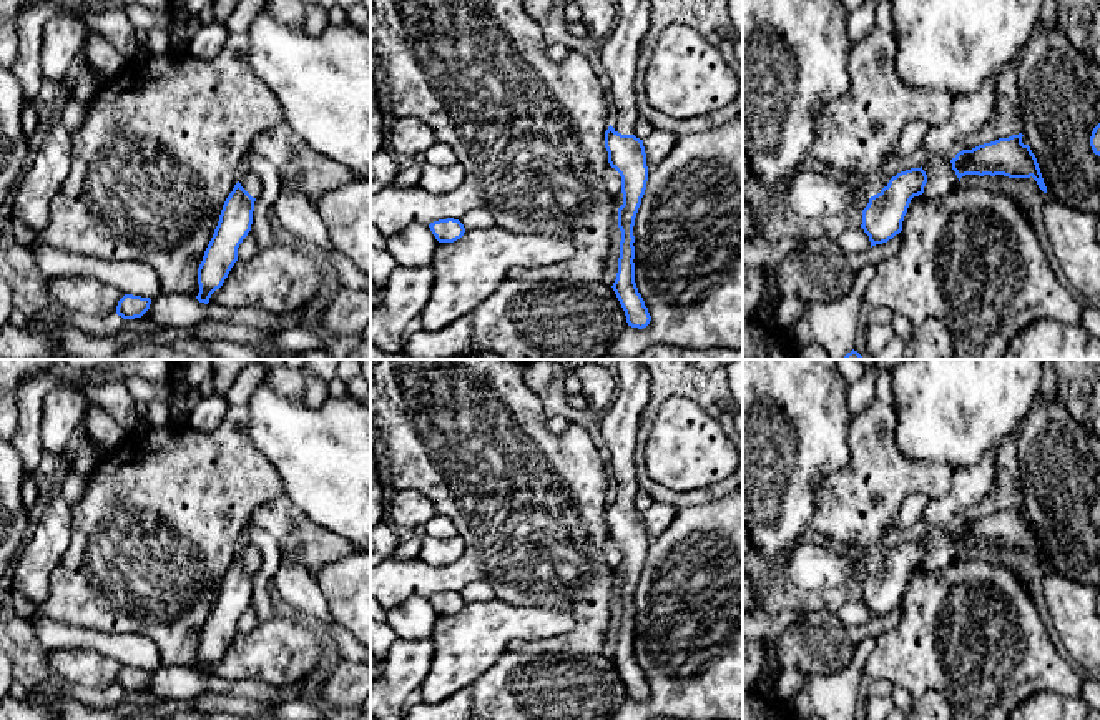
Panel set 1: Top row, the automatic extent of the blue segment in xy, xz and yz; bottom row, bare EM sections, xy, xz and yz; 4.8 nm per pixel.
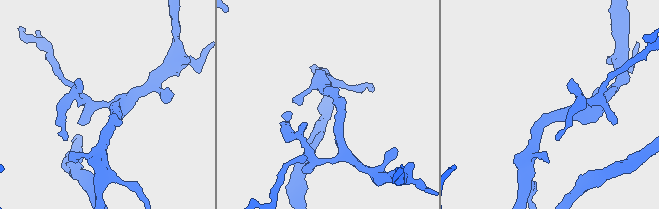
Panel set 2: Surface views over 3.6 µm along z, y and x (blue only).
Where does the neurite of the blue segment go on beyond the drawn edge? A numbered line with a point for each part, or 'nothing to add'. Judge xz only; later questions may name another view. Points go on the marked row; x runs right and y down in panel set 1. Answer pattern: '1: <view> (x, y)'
1: xz (618, 52)

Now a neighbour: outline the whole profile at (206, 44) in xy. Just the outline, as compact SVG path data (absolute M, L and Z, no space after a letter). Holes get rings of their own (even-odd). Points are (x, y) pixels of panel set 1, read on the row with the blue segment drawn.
M213 20L194 33L188 45L188 53L199 60L211 60L221 52L228 37L226 23Z

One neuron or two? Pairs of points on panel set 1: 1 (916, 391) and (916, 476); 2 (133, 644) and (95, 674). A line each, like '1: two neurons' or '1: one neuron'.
1: two neurons
2: two neurons

